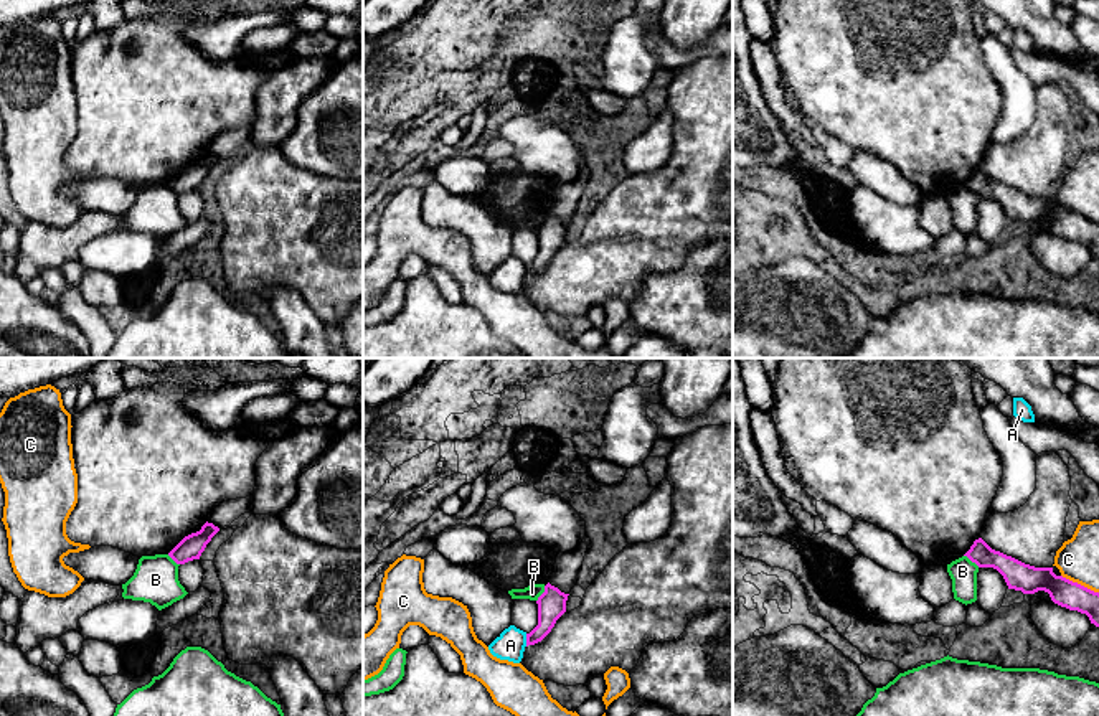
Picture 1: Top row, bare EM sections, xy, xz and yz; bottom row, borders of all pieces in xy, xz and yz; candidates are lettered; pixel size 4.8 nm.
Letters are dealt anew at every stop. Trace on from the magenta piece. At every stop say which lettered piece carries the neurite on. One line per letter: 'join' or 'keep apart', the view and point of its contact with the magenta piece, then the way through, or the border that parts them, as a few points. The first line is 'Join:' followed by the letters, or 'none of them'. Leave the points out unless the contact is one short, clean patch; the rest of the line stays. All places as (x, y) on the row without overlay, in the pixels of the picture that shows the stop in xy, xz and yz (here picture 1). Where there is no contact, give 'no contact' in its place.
Join: none of them
A: keep apart | xz (527, 271) | along xz (525, 264), (527, 276)
B: keep apart | xz (542, 225) | along xz (545, 216), (537, 231)
C: keep apart | yz (1080, 215) | along yz (1061, 205), (1098, 223)

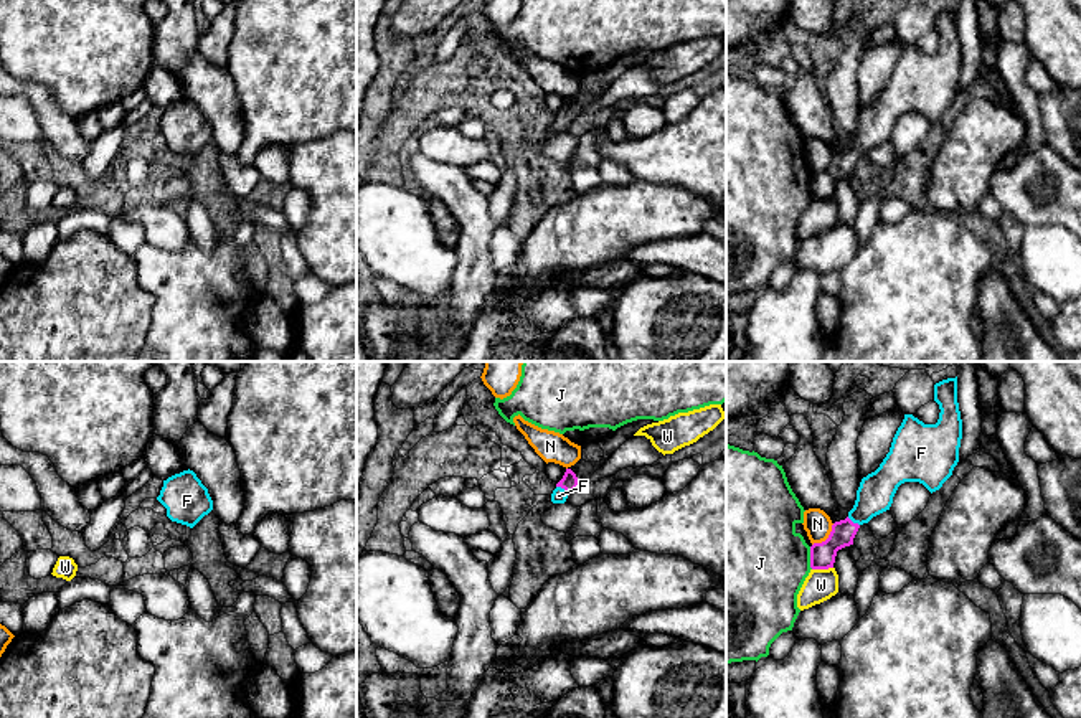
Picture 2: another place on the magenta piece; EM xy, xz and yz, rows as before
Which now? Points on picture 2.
Join: F
F: join | xz (563, 118) | across xz (570, 111), (563, 118), (558, 126)
J: keep apart | yz (811, 188)
N: keep apart | yz (827, 169)
W: keep apart | yz (822, 198)

